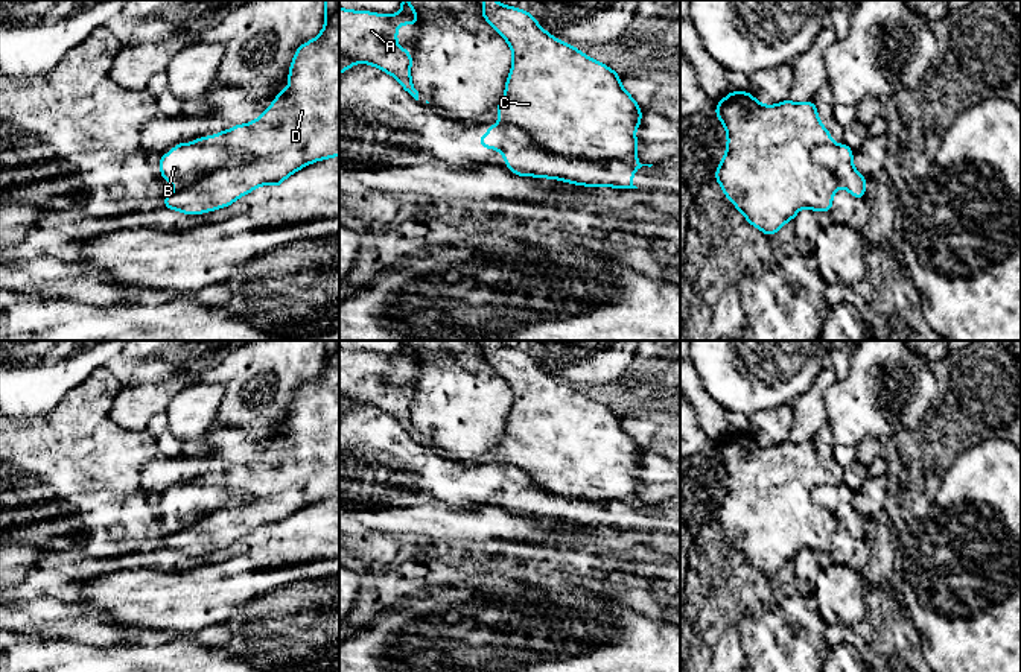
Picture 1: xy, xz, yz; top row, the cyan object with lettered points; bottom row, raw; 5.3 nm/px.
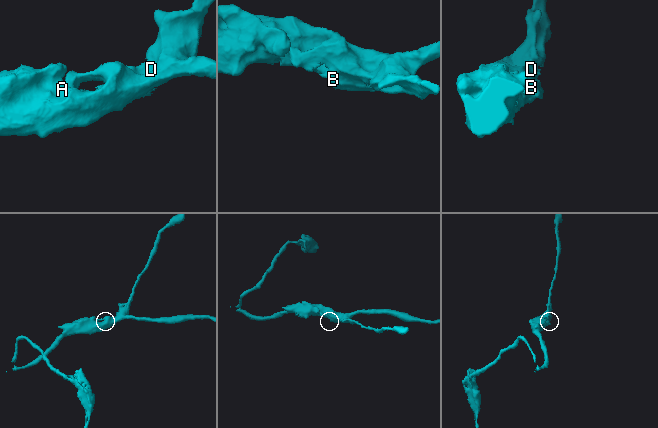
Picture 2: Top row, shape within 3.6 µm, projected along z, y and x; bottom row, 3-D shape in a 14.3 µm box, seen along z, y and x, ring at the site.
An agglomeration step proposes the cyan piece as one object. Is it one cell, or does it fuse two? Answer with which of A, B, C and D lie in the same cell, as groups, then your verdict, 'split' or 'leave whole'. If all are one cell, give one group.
A C D / B; split

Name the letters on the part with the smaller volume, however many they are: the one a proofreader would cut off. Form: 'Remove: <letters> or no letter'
Remove: B

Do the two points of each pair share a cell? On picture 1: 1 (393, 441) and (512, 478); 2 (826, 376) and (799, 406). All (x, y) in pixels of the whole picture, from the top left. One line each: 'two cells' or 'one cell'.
1: one cell
2: one cell

